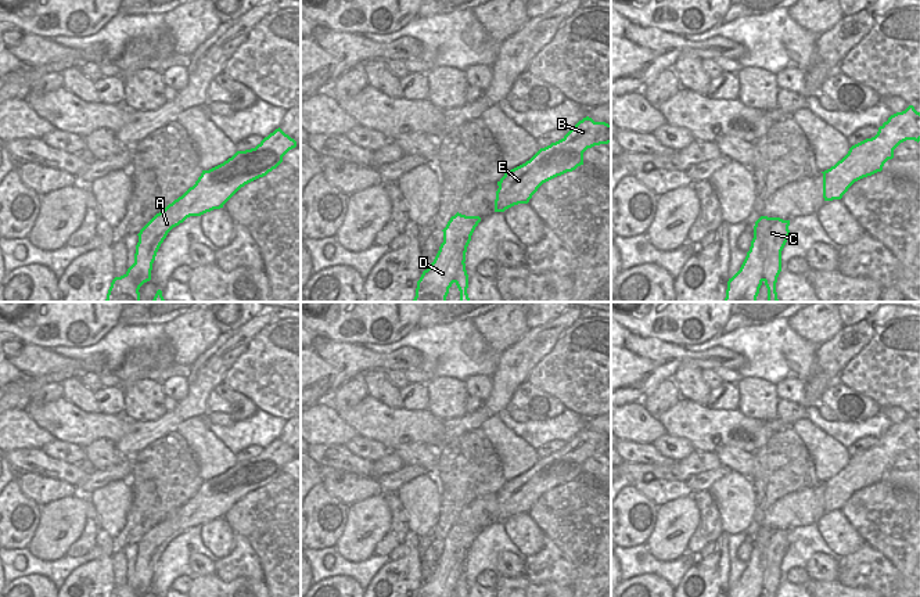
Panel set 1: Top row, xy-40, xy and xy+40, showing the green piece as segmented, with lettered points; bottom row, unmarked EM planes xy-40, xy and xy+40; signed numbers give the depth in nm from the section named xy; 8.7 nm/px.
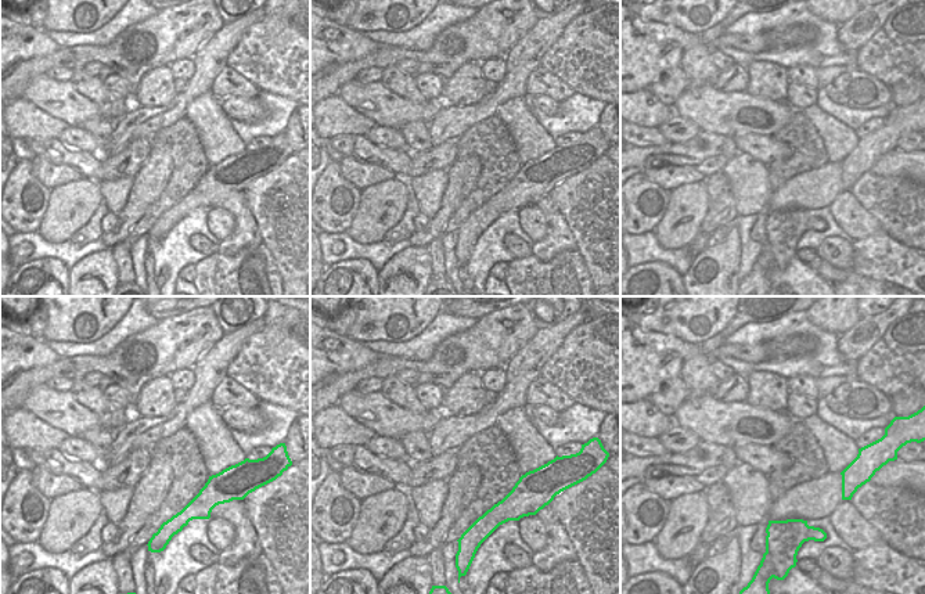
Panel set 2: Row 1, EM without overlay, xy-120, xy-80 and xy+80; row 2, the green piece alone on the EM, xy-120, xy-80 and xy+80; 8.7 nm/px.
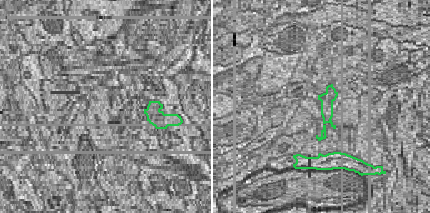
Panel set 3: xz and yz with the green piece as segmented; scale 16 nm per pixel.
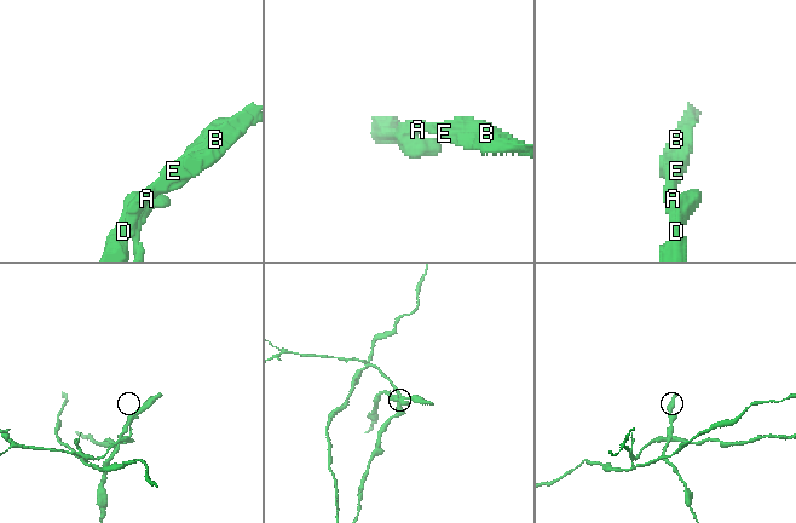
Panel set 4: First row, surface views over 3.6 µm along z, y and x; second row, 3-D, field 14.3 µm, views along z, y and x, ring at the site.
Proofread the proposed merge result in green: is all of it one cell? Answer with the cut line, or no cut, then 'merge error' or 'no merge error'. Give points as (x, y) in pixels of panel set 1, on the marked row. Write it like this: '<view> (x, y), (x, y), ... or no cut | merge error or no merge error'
xy+40 (754, 226), (764, 236), (762, 280) | merge error

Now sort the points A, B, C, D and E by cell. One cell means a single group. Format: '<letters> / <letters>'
A B D E / C

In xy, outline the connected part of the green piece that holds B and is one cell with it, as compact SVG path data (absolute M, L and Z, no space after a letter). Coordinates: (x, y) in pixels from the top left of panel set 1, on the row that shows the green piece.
M583 118L561 140L540 148L529 161L504 173L497 181L495 212L528 204L543 183L583 165L587 148L608 143L611 125Z

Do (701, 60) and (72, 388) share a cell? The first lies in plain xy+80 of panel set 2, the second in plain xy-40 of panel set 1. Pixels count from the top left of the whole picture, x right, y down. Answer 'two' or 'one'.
one

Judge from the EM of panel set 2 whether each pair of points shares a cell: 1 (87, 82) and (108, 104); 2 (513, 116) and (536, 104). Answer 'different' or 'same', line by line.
1: same
2: different

